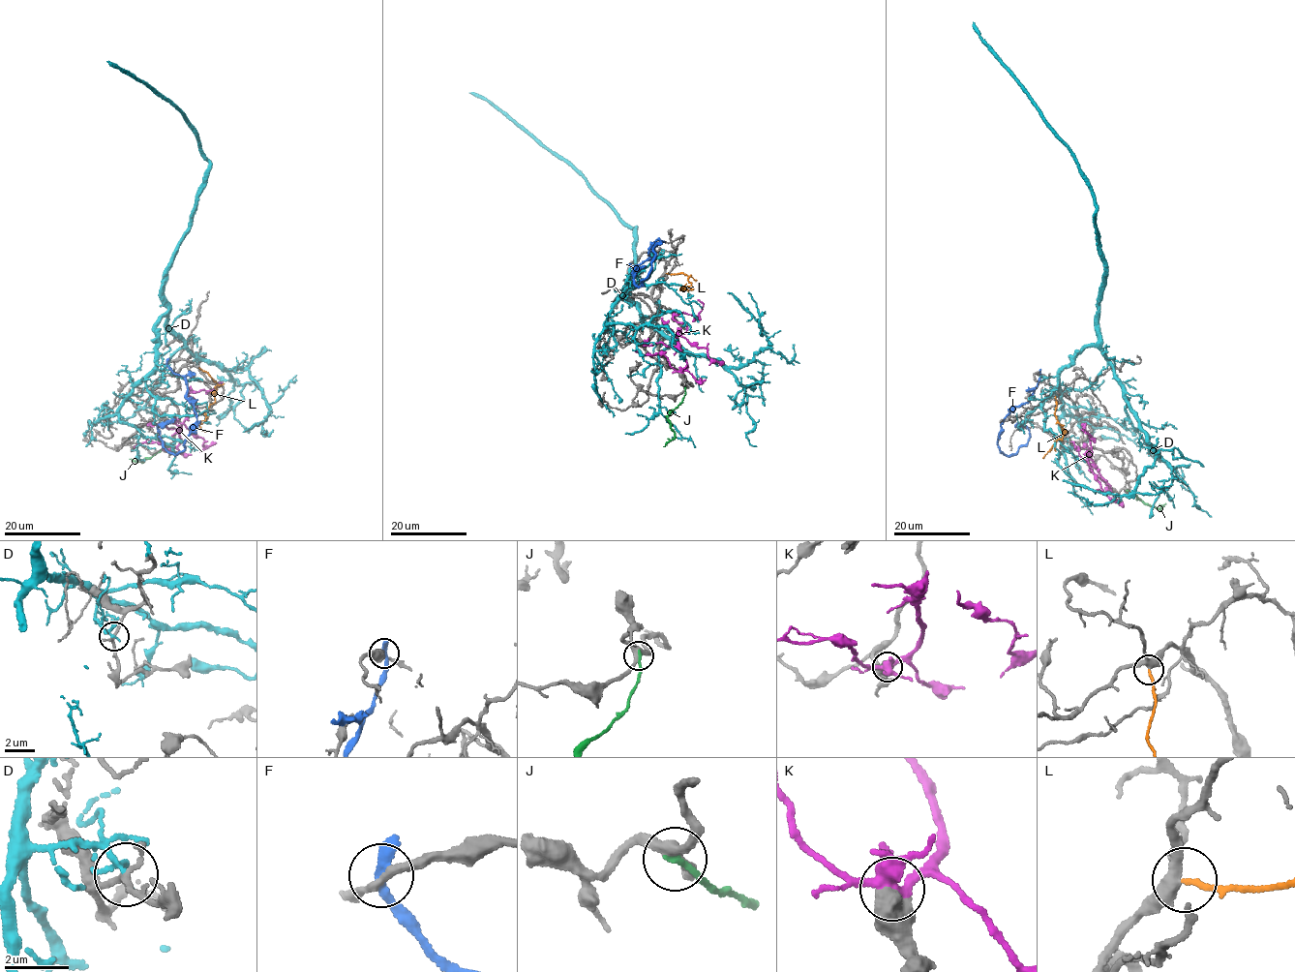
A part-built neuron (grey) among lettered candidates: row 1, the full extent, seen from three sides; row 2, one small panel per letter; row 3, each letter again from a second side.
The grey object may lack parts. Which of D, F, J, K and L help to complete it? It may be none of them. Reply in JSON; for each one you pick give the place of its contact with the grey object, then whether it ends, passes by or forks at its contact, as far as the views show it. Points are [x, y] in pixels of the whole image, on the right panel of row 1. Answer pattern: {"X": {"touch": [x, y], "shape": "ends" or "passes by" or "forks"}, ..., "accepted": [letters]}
{"K": {"touch": [1110, 489], "shape": "forks"}, "L": {"touch": [1055, 396], "shape": "ends"}, "accepted": ["K", "L"]}

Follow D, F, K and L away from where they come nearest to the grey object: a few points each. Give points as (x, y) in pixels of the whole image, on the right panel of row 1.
D: (1082, 430), (1064, 411), (1058, 381), (1080, 350), (1098, 342), (1104, 259), (1094, 197), (1077, 159), (973, 22)
F: (1039, 373), (1030, 399), (1013, 407), (1001, 425), (997, 446), (1006, 454), (1027, 440), (1029, 430), (1019, 425)
K: (1110, 489), (1097, 466), (1086, 455), (1092, 454), (1091, 442), (1082, 429), (1092, 436), (1080, 429)
L: (1055, 396), (1056, 418), (1064, 435), (1055, 440), (1042, 458)

